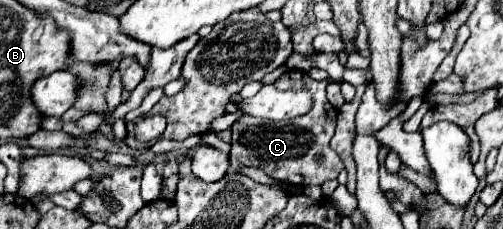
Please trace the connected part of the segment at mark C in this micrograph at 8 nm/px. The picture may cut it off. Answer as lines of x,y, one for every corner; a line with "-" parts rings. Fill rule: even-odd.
290,71
278,79
278,87
282,91
288,89
306,89
312,93
312,109
306,115
288,119
288,123
268,123
252,115
242,115
232,125
232,151
230,151
230,171
238,171
240,165
254,165
266,171
266,175
284,181
288,185
306,187
306,185
322,185
324,181
336,179
342,171
342,161
336,151
330,149
330,139
336,127
336,109
326,99
326,85
328,81
314,81
308,73
-
316,155
324,159
318,161

